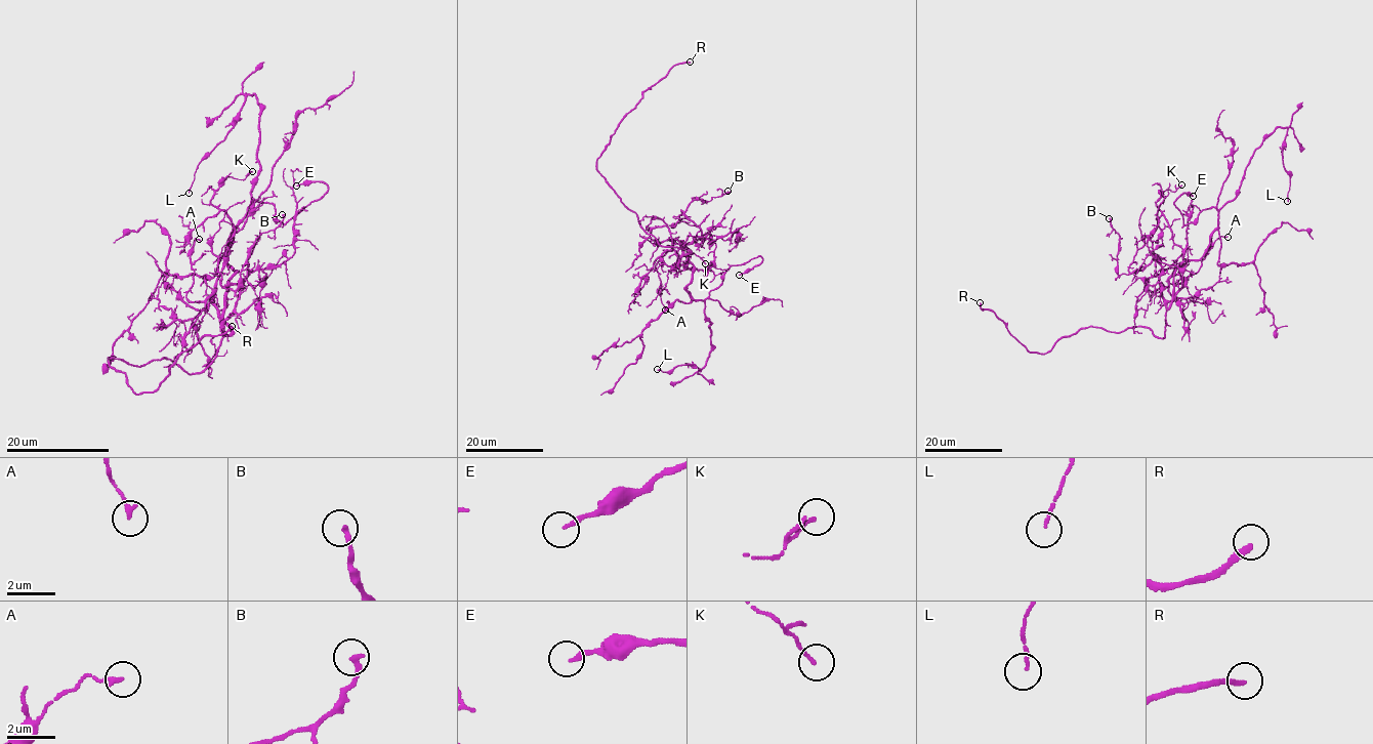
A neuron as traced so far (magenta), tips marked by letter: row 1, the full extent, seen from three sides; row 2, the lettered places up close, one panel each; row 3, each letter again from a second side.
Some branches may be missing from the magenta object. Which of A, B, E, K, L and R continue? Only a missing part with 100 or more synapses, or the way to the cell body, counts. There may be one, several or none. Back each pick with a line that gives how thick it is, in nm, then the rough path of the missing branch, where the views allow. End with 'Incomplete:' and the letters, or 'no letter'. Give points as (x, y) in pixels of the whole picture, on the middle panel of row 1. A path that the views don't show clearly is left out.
R: Thickness 240 nm. Course of what is missing: (690, 62), (700, 55), (711, 38)
Incomplete: R

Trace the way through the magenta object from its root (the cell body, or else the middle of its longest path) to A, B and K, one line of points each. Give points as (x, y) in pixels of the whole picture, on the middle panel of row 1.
A: (683, 254), (676, 265), (677, 254), (669, 251), (655, 266), (661, 281), (658, 293), (665, 310)
B: (683, 254), (687, 244), (702, 241), (702, 231), (684, 213), (687, 207), (694, 200), (708, 201), (727, 191)
K: (683, 254), (676, 265), (677, 261), (684, 265), (687, 255), (692, 253), (675, 238), (705, 263)

